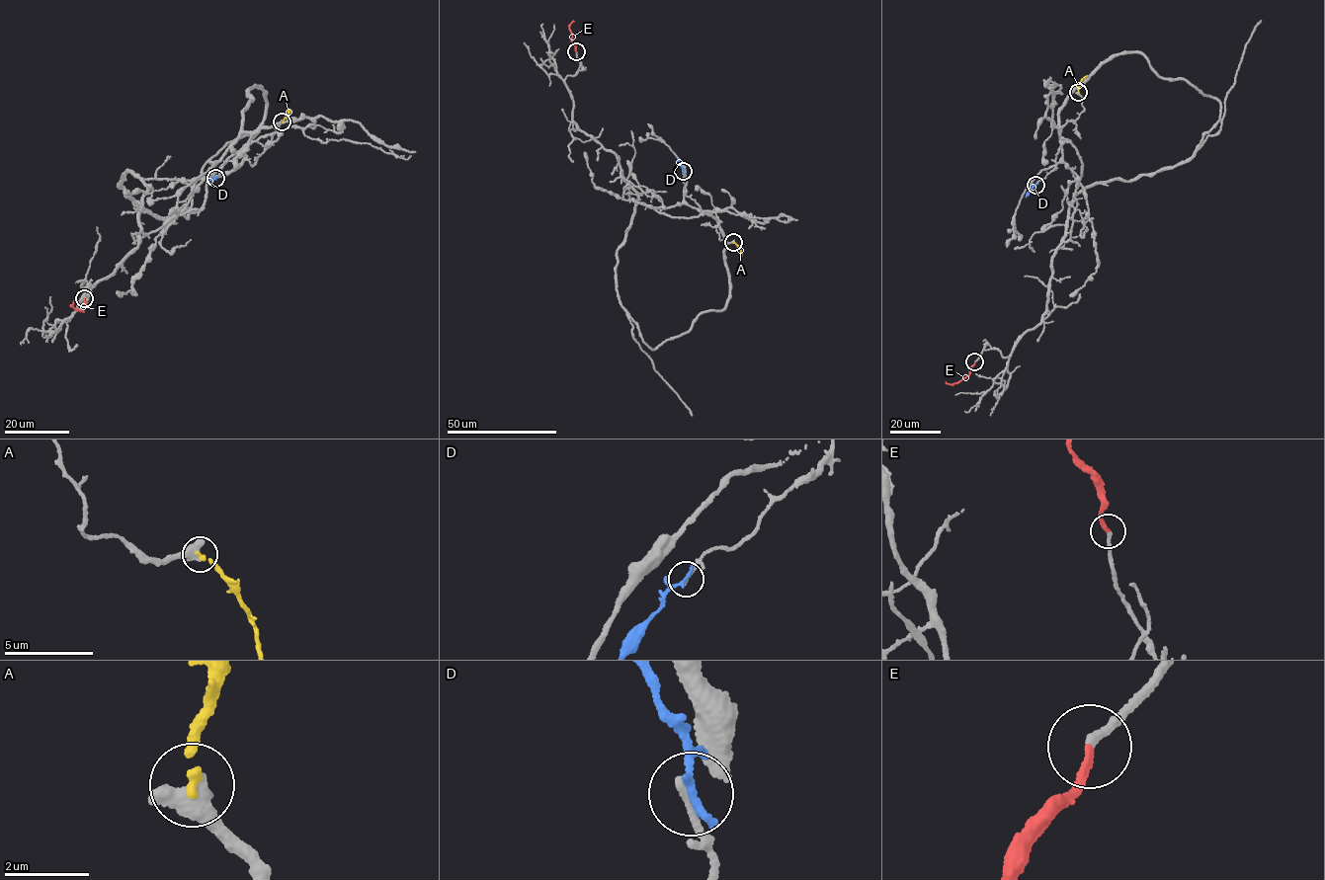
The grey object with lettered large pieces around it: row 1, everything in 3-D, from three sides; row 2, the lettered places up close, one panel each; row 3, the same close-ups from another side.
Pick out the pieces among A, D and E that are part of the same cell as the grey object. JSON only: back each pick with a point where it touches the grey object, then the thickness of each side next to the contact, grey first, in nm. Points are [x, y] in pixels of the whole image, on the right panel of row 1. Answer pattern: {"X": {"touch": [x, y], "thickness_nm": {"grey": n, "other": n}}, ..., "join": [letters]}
{"E": {"touch": [974, 361], "thickness_nm": {"grey": 180, "other": 180}}, "join": ["E"]}

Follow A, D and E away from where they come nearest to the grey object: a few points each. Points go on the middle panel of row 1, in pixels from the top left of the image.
A: (734, 242), (741, 256)
D: (683, 171), (677, 158)
E: (576, 51), (569, 26), (574, 21)

